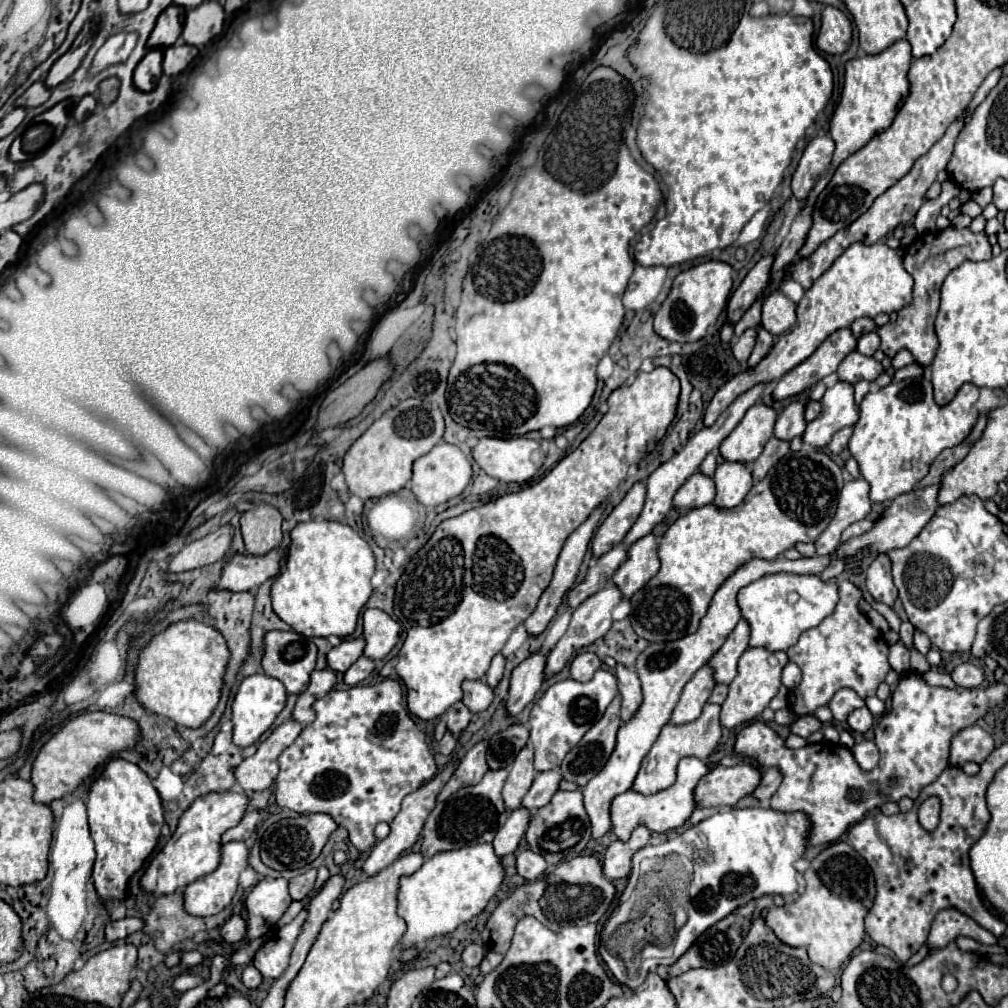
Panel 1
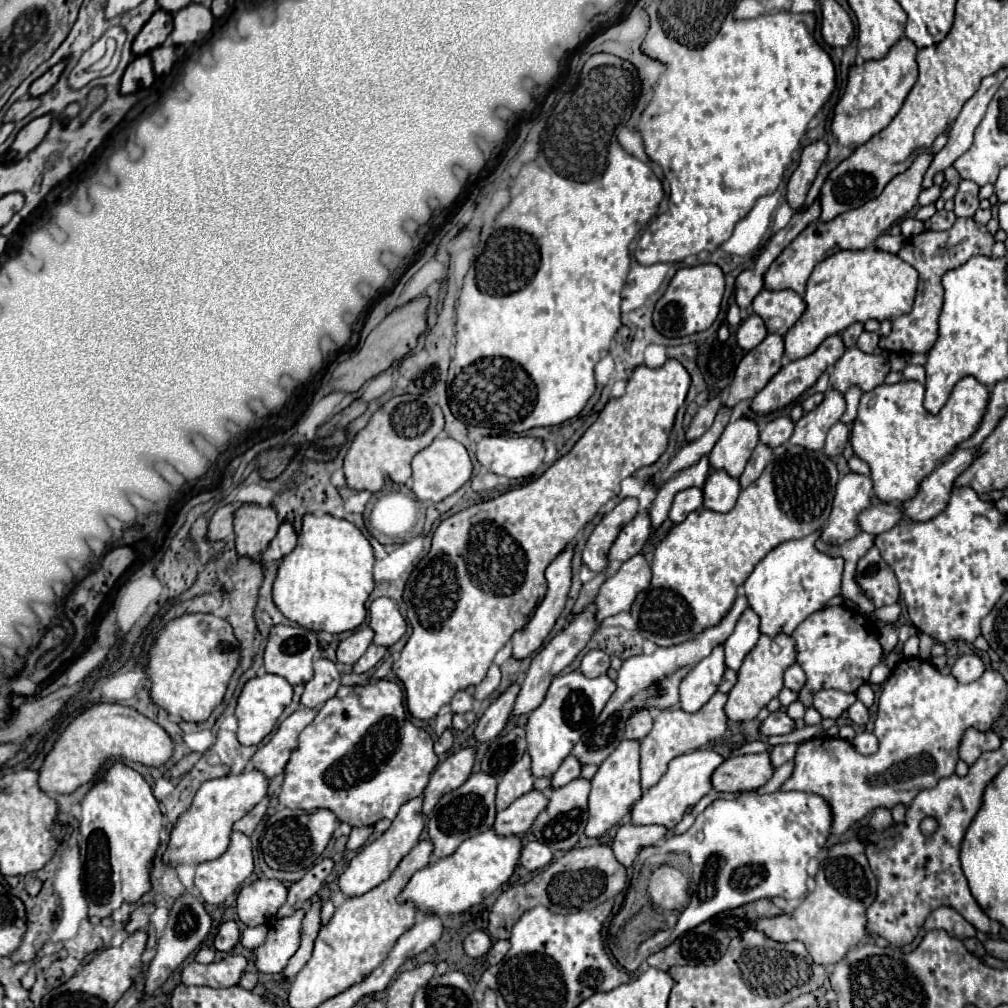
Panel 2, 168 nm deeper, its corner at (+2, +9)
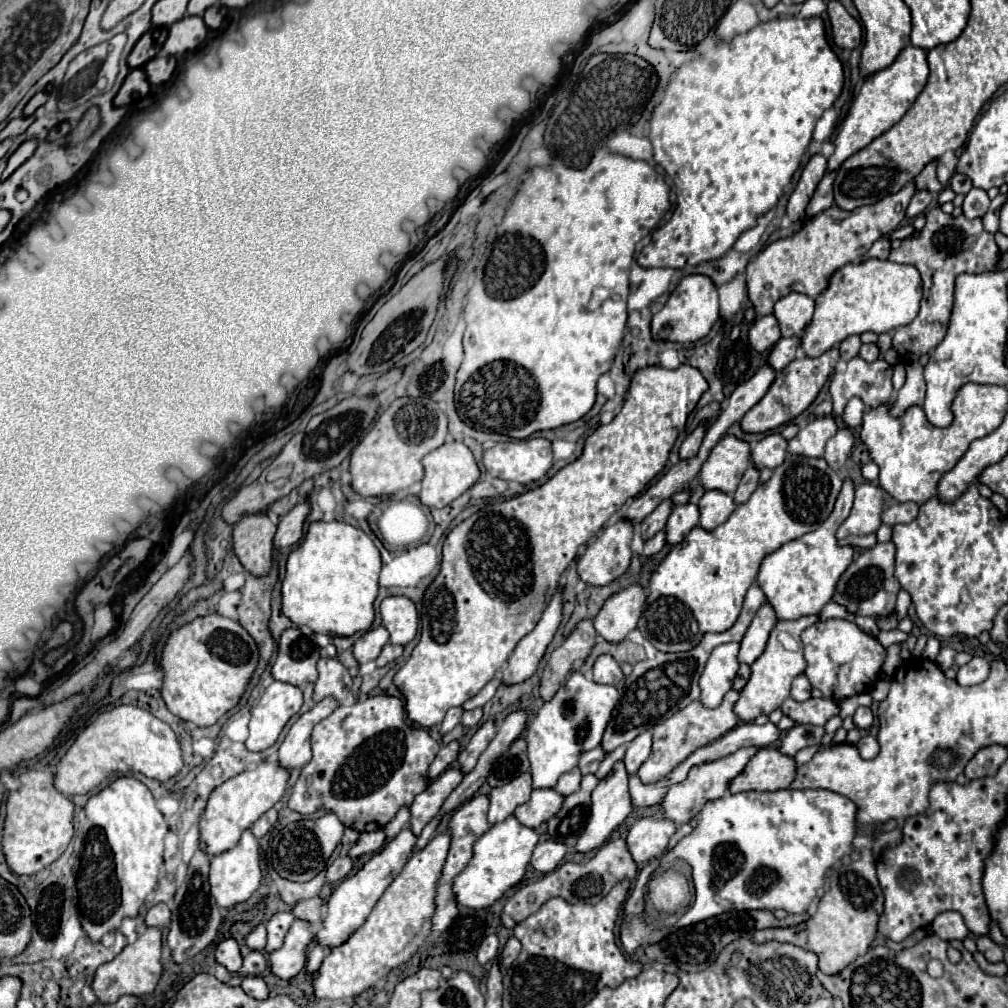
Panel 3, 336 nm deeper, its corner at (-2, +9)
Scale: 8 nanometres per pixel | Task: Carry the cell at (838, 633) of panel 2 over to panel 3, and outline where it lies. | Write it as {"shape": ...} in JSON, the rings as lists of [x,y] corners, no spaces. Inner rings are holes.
{"shape":[[[821,620],[801,632],[801,642],[805,646],[807,660],[805,674],[813,688],[819,688],[825,698],[841,700],[869,690],[885,660],[885,648],[877,638],[869,636],[849,620]]]}

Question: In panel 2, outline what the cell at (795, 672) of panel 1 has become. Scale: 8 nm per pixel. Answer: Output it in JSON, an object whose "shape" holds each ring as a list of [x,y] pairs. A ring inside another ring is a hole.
{"shape":[[[793,664],[791,668],[787,668],[785,672],[785,686],[793,692],[799,692],[805,686],[805,672],[801,670],[799,664]]]}

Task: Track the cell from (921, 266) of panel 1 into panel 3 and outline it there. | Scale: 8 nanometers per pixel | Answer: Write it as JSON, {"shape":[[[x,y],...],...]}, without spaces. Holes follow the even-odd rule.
{"shape":[[[939,206],[931,208],[927,214],[927,224],[923,226],[919,238],[905,238],[897,250],[891,250],[889,260],[911,264],[921,272],[923,280],[923,300],[917,318],[911,324],[905,324],[893,332],[893,348],[901,356],[903,362],[915,362],[931,348],[935,348],[947,332],[951,308],[953,308],[953,282],[961,272],[985,272],[995,270],[999,262],[999,248],[989,234],[981,218],[967,220],[963,214],[951,218]]]}

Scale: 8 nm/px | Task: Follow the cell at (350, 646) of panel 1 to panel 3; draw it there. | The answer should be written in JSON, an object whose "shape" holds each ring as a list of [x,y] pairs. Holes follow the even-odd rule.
{"shape":[[[379,626],[379,628],[373,628],[373,630],[367,630],[355,644],[353,644],[353,656],[359,664],[363,662],[369,662],[369,660],[375,660],[381,652],[381,648],[389,642],[389,632]]]}

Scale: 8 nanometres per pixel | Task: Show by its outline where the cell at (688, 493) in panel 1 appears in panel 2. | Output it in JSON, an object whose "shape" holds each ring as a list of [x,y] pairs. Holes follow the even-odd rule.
{"shape":[[[689,488],[689,490],[679,492],[675,496],[671,512],[669,512],[671,522],[681,524],[687,518],[687,514],[691,514],[693,510],[699,510],[701,504],[703,504],[703,492],[699,488]]]}

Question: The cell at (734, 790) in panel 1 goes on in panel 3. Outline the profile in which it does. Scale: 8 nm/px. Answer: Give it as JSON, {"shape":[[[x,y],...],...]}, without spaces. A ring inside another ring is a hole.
{"shape":[[[759,748],[743,772],[731,780],[729,792],[737,794],[747,790],[783,790],[789,788],[793,778],[793,758],[783,756],[777,748]]]}

